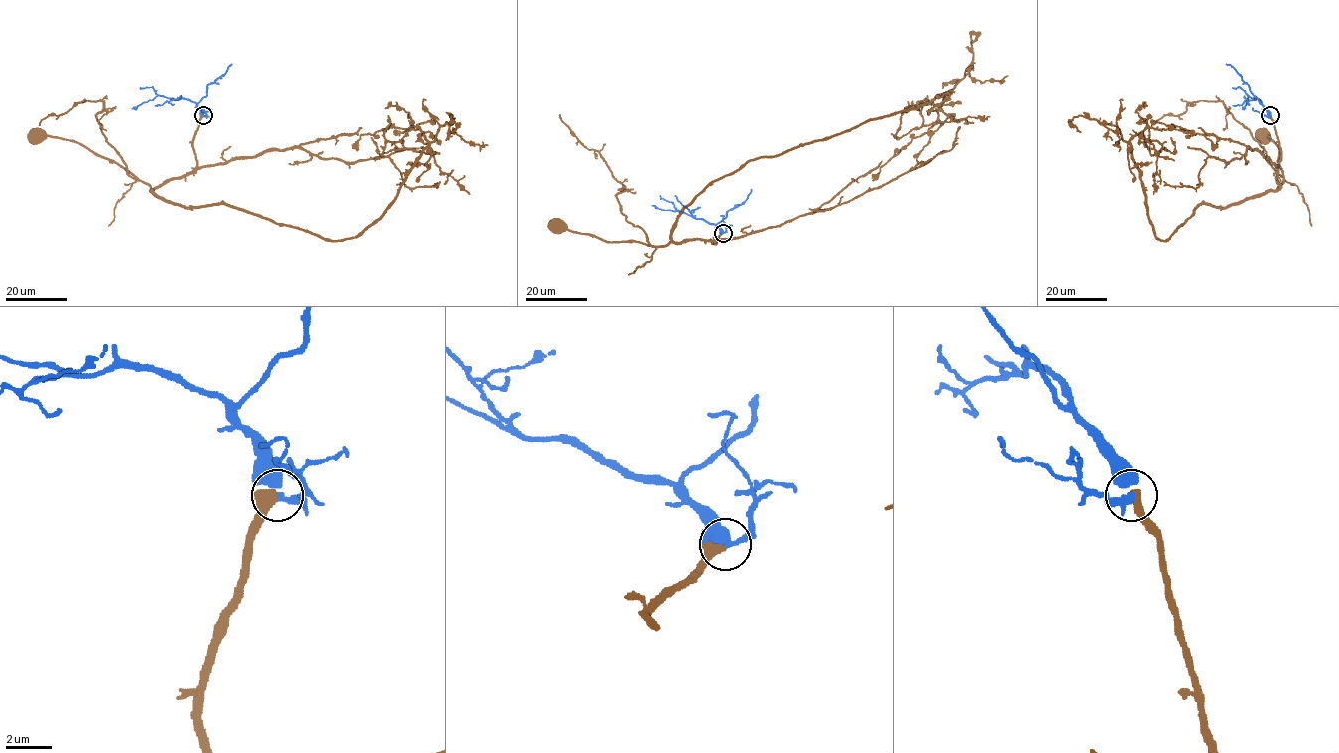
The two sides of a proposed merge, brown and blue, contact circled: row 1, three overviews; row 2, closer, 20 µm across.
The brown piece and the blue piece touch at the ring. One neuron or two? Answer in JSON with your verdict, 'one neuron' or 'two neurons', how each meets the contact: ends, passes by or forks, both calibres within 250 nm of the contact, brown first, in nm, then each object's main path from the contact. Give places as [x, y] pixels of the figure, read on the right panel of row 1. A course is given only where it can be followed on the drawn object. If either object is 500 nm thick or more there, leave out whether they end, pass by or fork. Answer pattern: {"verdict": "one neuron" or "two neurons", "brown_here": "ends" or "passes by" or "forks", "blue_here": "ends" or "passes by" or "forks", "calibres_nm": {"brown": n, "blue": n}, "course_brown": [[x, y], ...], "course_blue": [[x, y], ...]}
{"verdict": "one neuron", "calibres_nm": {"brown": 500, "blue": 280}, "course_brown": [[1270, 116], [1281, 156], [1276, 176], [1279, 188], [1282, 183], [1279, 148], [1268, 136], [1259, 138], [1262, 136]], "course_blue": [[1269, 116], [1258, 99], [1249, 96], [1243, 109]]}

